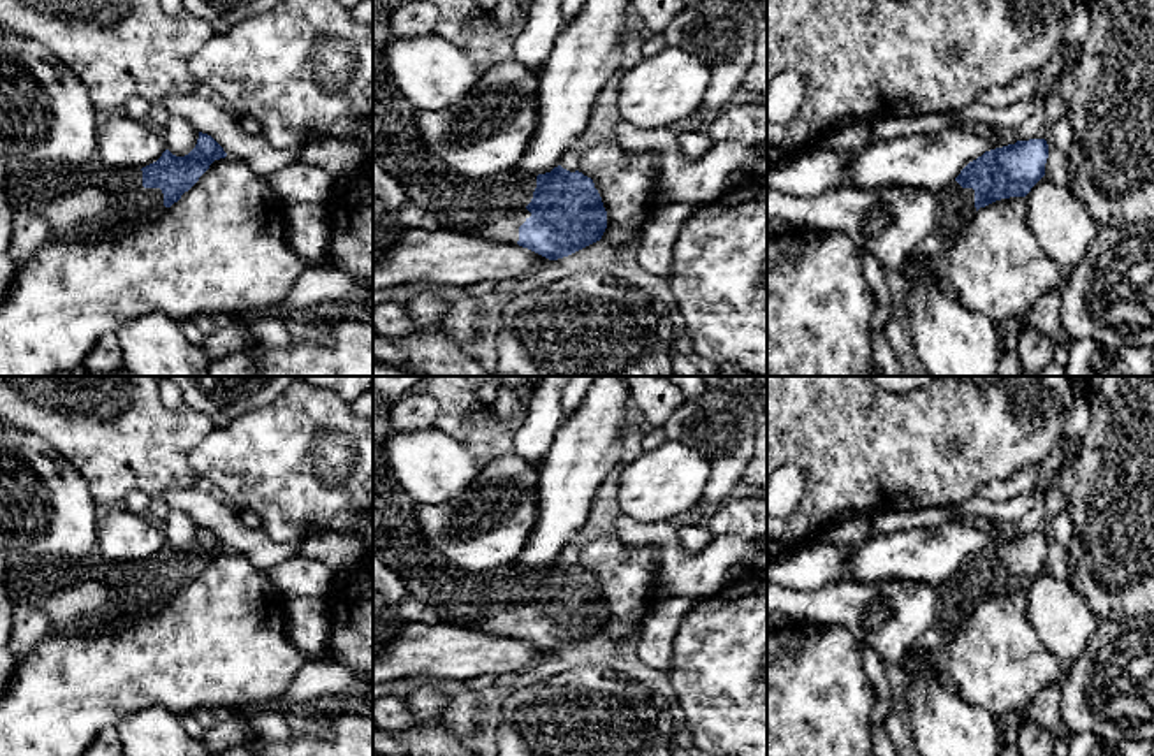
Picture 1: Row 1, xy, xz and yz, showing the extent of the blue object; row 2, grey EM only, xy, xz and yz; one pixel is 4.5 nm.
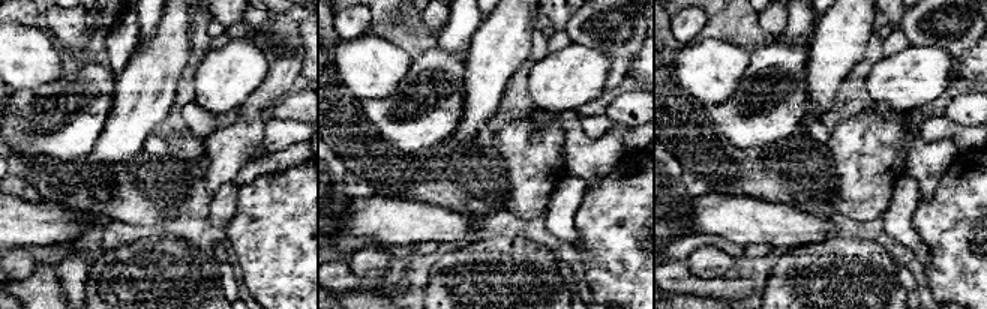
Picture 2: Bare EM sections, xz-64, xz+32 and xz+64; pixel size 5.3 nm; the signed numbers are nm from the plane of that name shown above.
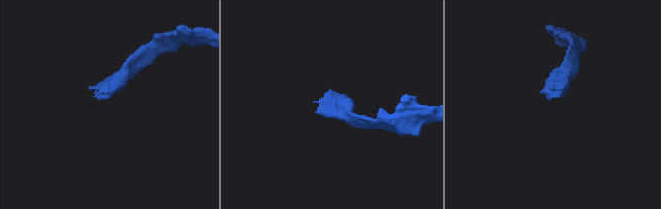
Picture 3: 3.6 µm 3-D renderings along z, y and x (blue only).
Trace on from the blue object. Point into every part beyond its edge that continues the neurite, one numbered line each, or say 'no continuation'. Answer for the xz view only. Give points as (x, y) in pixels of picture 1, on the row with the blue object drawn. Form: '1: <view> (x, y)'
1: xz (495, 208)

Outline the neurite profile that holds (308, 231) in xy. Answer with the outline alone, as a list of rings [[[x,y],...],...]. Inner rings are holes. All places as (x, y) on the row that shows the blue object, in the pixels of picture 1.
[[[325,204],[285,206],[287,241],[308,262],[318,264],[329,255],[331,234]]]

